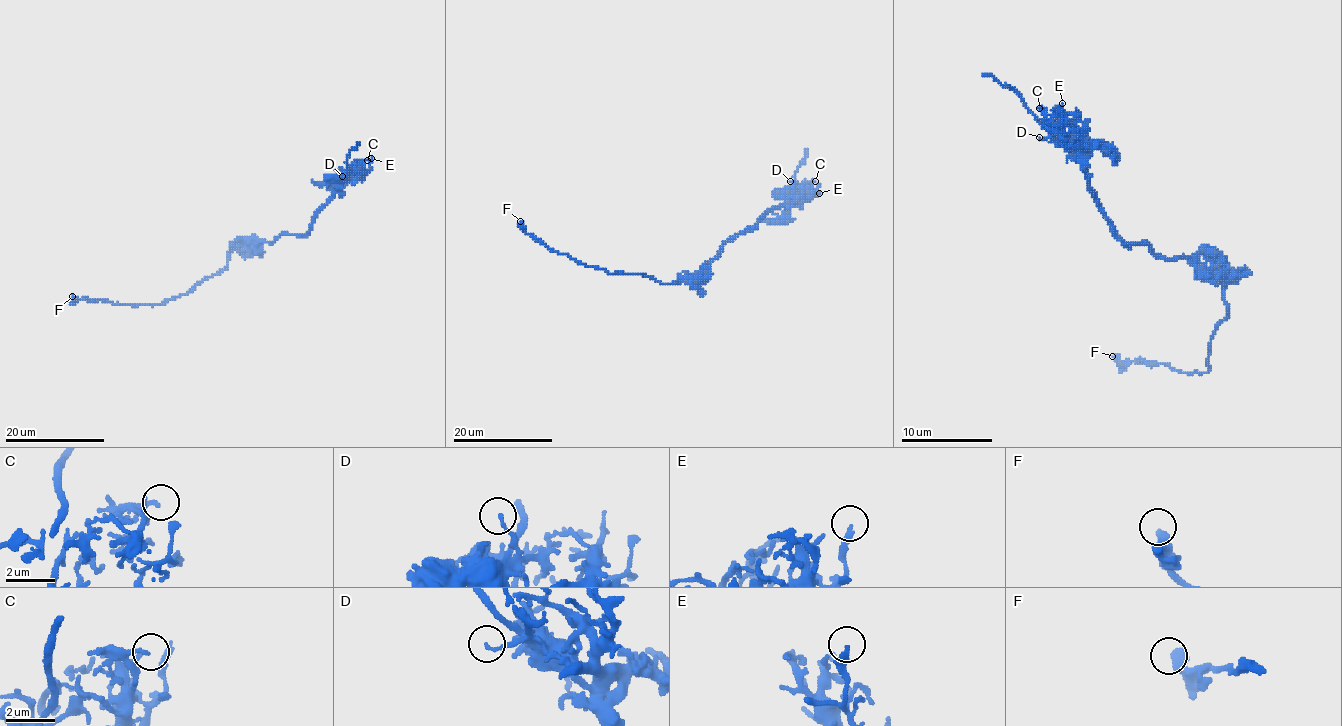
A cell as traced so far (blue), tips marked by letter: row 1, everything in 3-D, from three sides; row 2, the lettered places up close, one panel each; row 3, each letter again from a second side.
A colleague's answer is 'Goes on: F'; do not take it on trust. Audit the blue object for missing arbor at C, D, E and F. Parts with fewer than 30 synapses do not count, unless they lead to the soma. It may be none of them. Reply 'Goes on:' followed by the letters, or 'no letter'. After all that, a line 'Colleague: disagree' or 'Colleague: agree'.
Goes on: no letter
Colleague: disagree

